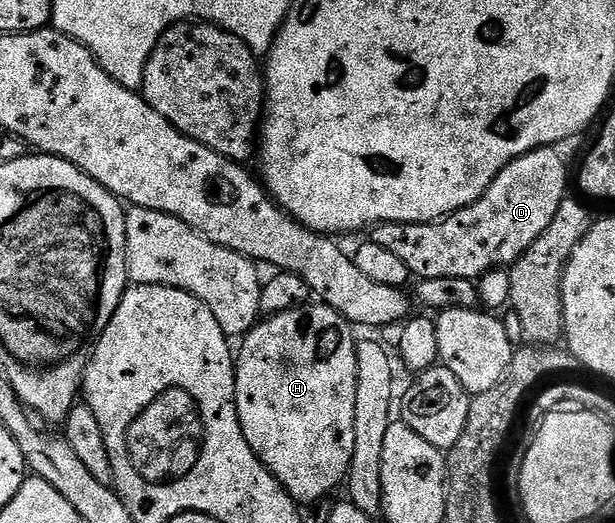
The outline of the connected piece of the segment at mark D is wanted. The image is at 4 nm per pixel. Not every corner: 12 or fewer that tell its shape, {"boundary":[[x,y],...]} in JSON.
{"boundary":[[549,146],[471,206],[383,222],[369,241],[418,280],[510,268],[568,198]]}

